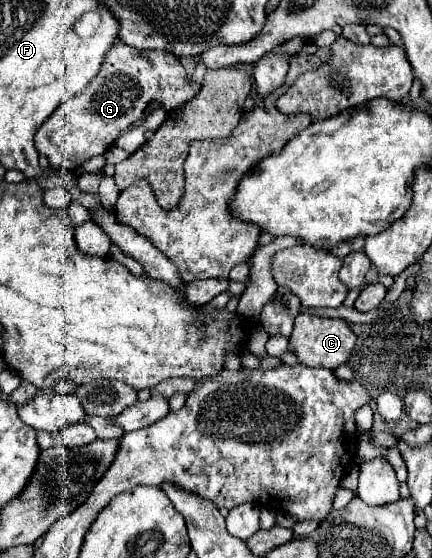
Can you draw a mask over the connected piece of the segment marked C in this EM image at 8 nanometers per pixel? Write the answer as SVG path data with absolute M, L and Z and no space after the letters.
M300 314L294 324L294 332L290 336L290 350L298 356L300 364L312 366L312 368L338 368L340 364L346 364L352 356L356 344L356 334L350 330L348 322L342 318L326 318L316 314Z

